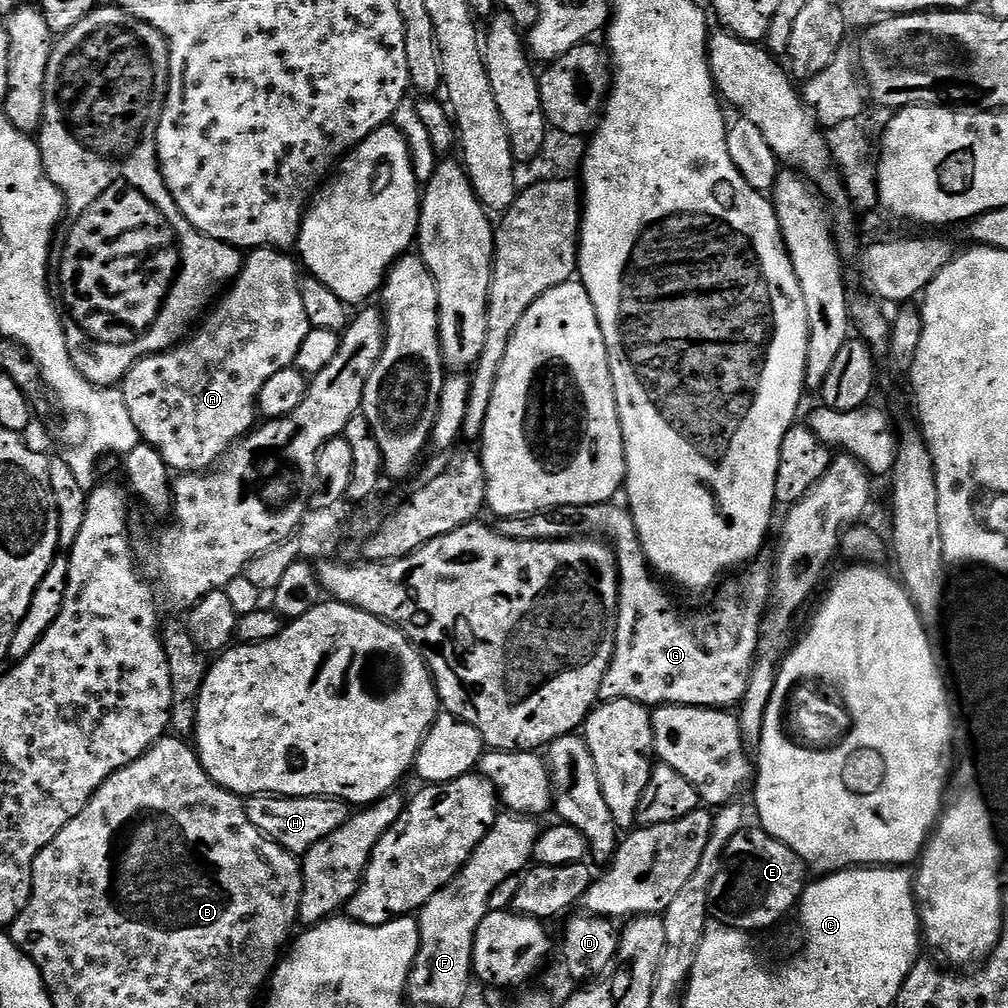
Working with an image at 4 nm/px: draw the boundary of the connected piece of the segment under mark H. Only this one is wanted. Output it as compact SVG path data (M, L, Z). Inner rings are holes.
M267 794L249 797L245 801L247 817L260 832L283 846L285 851L303 854L311 850L322 838L334 834L348 821L350 808L345 801L326 796L274 797Z

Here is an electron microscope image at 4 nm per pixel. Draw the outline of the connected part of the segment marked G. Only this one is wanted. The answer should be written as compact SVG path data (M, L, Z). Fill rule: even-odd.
M571 504L547 512L532 512L529 516L505 516L498 530L511 540L570 540L573 538L599 538L607 542L616 558L616 571L620 577L620 593L616 603L616 641L612 661L602 678L599 699L633 700L647 704L649 709L677 704L679 708L718 708L732 710L746 694L748 679L760 646L760 624L768 610L772 595L772 569L766 563L752 562L735 573L736 580L728 578L715 589L712 605L701 616L679 612L665 585L648 566L648 559L640 546L631 512L627 507L606 504Z

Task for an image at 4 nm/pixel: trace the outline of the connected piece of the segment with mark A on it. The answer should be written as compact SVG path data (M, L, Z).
M278 248L251 249L251 251L244 256L244 264L241 266L238 275L236 275L236 279L232 281L227 291L219 297L215 307L203 317L199 327L197 327L187 339L177 344L176 347L169 348L167 352L159 352L153 356L142 358L124 376L122 391L124 393L124 401L126 402L126 410L130 410L130 418L138 430L141 441L149 444L154 450L158 450L158 454L162 454L162 458L168 463L169 469L171 469L173 473L203 474L209 470L215 469L217 465L223 461L224 457L228 455L232 446L237 444L239 440L243 440L257 423L258 409L256 406L256 399L262 390L262 386L266 386L266 382L270 382L270 378L274 378L274 374L278 374L278 370L291 368L295 365L298 349L302 347L302 342L306 342L306 334L310 331L310 325L307 320L306 309L302 304L303 294L300 292L302 268L295 259L292 261L288 256L291 255L289 255L287 251Z

